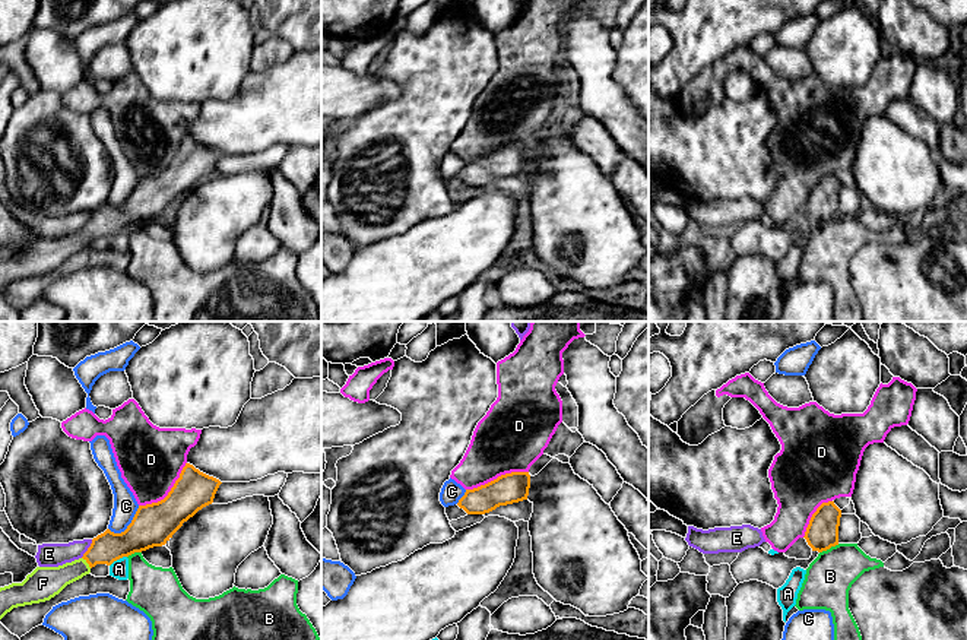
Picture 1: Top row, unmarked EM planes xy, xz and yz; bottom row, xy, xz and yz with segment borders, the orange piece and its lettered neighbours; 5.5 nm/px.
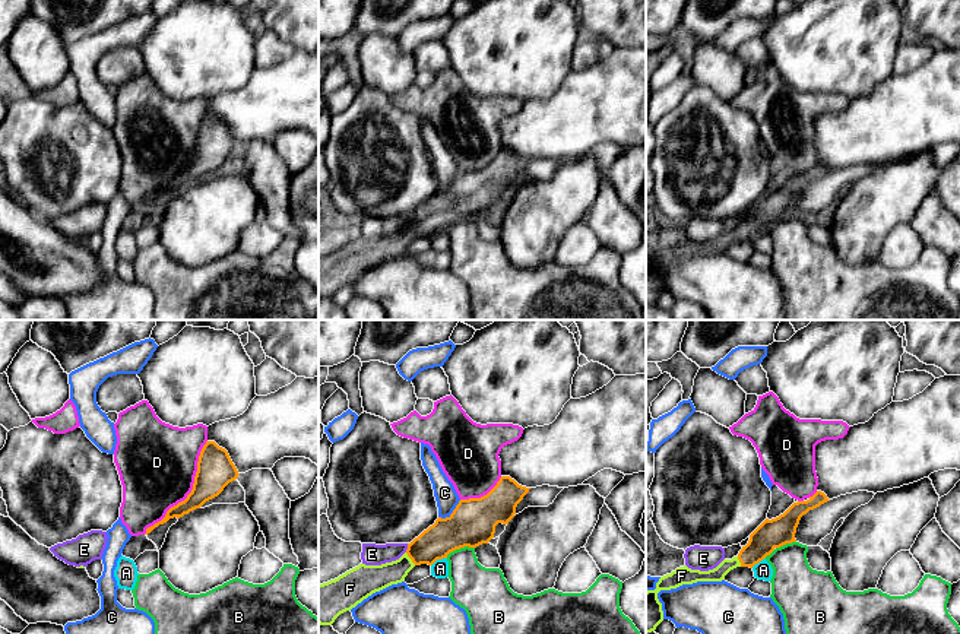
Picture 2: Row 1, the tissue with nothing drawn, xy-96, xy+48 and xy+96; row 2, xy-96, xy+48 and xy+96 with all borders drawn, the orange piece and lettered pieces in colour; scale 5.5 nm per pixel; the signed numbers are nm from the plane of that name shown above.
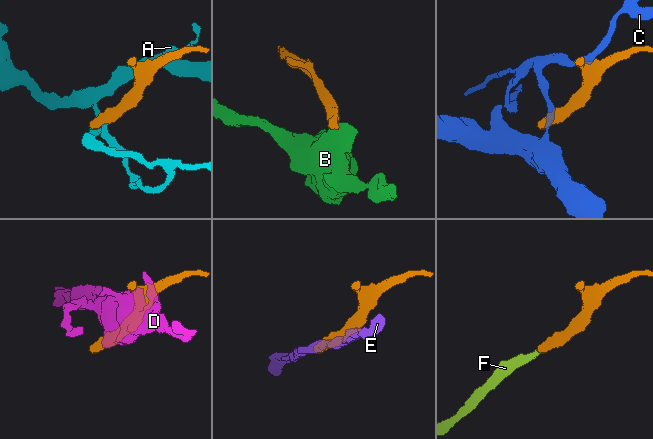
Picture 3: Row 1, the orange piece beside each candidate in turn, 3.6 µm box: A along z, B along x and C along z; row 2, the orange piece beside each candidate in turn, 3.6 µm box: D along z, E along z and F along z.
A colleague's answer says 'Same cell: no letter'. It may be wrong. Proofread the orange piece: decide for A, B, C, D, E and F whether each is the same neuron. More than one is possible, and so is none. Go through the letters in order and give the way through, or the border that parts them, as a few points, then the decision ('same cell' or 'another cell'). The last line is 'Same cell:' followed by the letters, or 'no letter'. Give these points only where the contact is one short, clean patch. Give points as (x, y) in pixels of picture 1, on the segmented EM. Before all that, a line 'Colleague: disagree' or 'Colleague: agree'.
Colleague: disagree
A: border along xy (126, 555), (110, 566); another cell
B: border along yz (839, 544), (820, 553); another cell
C: another cell
D: another cell
E: border along xy (92, 539), (81, 557); another cell
F: runs through xy (108, 547), (86, 561), (81, 567), (47, 582); same cell
Same cell: F

